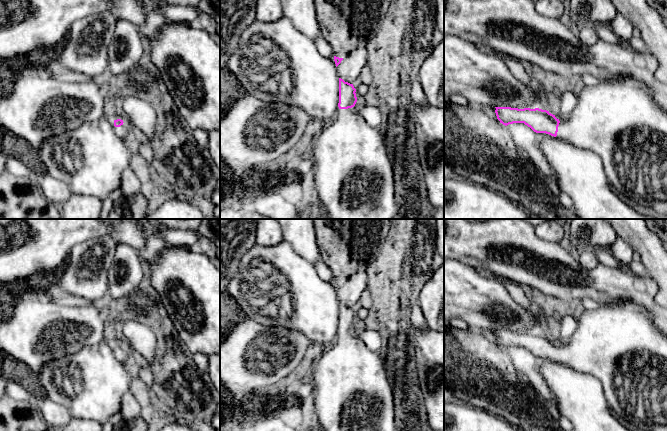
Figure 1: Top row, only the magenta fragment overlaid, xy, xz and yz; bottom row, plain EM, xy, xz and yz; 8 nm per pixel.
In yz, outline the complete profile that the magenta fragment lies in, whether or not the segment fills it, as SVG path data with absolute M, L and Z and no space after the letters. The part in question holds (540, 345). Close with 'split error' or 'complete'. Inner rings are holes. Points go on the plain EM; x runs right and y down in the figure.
M630 301L621 302L620 304L598 304L593 310L585 312L577 319L576 329L560 344L547 334L539 332L518 333L511 331L495 331L497 343L503 349L507 350L513 347L524 347L536 357L546 357L554 361L559 361L577 372L595 377L601 384L605 400L612 414L619 420L632 427L636 431L667 431L667 337L665 337L659 328L653 322L653 316L645 308L638 306Z; split error

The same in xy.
M121 343L114 344L114 352L116 357L126 366L130 366L132 362L132 352Z; split error

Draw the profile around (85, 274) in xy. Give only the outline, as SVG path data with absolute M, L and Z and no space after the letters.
M110 235L73 247L53 290L69 300L82 297L93 303L108 299L108 272L117 242Z

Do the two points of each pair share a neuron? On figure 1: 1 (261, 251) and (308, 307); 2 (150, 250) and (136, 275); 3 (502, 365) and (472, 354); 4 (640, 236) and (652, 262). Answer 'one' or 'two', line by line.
1: one
2: two
3: one
4: one

